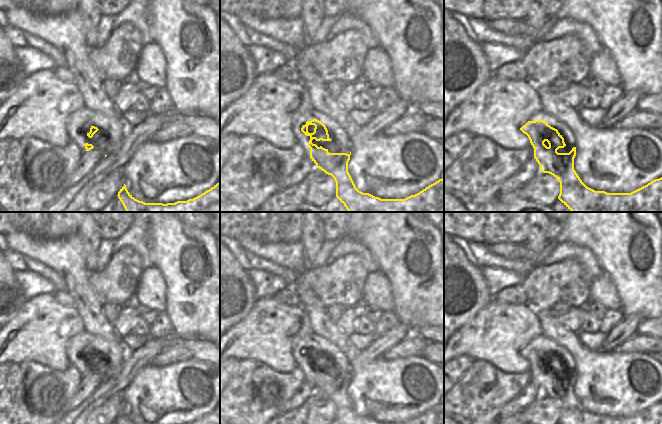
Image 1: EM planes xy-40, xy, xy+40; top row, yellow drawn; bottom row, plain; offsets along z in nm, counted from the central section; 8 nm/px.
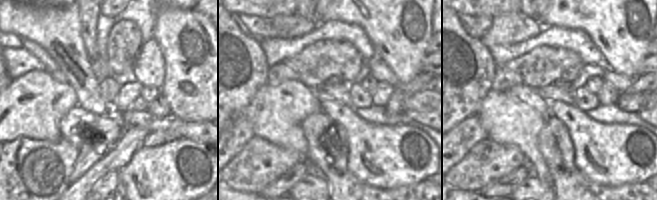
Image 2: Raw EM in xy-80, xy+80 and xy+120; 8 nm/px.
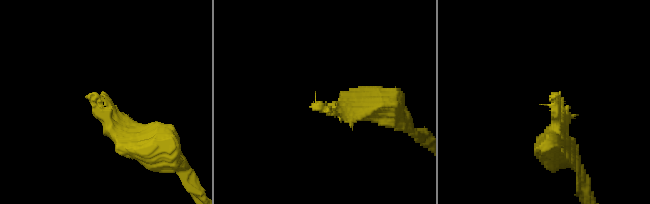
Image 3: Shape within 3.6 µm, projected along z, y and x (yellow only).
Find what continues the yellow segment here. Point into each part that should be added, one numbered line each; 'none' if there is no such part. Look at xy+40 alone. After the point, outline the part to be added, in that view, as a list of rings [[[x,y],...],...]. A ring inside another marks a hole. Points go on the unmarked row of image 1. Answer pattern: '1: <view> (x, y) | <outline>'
1: xy+40 (563, 353) | [[[539,335],[535,337],[532,339],[529,345],[535,345],[537,343],[541,343],[551,351],[557,353],[560,359],[564,362],[566,370],[564,372],[558,373],[558,377],[569,377],[573,371],[576,371],[576,364],[567,349],[561,345],[558,345],[555,341],[545,335]]]

